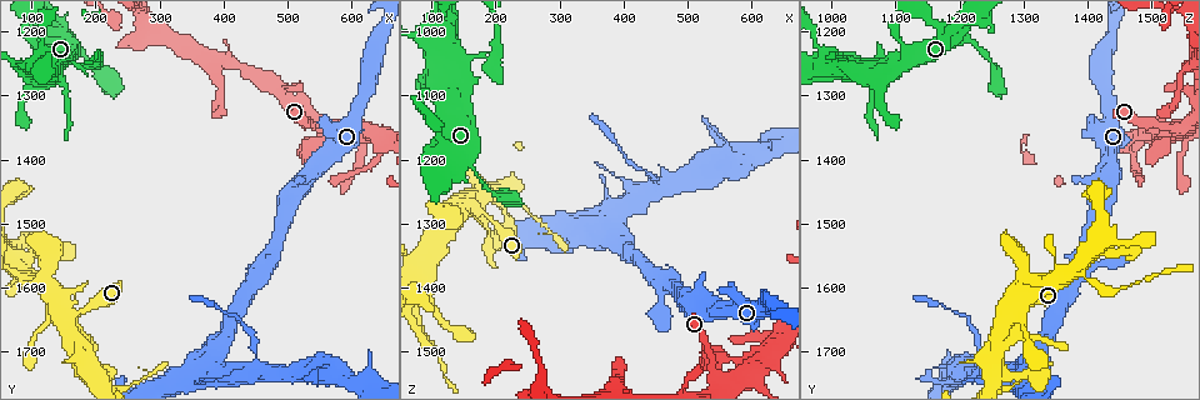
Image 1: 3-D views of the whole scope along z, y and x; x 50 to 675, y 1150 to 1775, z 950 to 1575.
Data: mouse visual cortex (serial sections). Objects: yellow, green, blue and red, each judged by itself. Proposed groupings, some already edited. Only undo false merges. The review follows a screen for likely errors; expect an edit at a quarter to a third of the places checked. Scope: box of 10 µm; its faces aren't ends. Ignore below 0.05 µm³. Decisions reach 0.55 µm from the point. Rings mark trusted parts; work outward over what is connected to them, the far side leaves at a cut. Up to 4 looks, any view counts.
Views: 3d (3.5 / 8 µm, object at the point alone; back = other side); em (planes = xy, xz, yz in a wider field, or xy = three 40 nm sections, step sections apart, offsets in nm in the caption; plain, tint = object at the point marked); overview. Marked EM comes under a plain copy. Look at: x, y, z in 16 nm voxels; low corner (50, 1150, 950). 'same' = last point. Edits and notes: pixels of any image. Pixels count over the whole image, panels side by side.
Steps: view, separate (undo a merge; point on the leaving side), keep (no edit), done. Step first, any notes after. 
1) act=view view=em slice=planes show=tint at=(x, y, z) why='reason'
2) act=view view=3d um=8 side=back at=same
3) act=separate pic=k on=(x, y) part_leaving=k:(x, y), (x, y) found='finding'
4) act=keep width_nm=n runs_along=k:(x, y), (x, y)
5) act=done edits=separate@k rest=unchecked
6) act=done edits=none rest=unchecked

act=view view=em slice=xy step=2 show=tint at=(185, 1260, 1040) why='sharp bend'

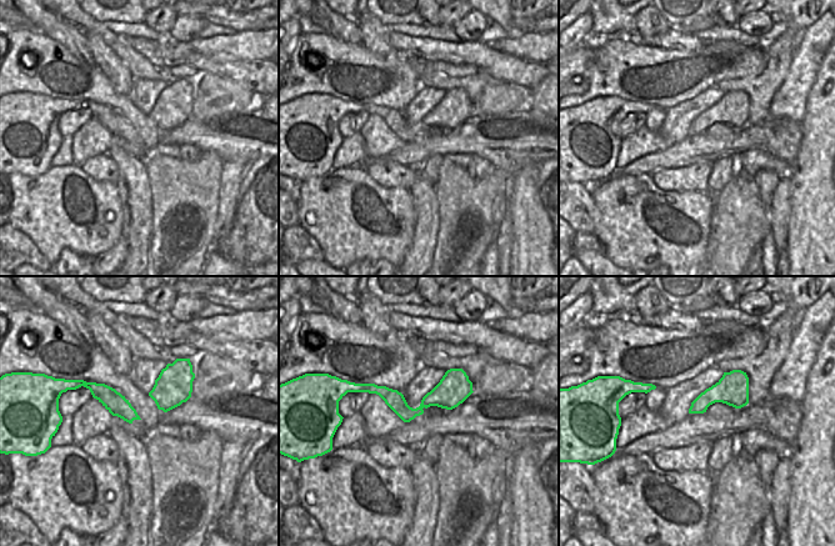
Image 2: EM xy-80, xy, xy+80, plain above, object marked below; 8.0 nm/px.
act=view view=3d um=3.5 at=same

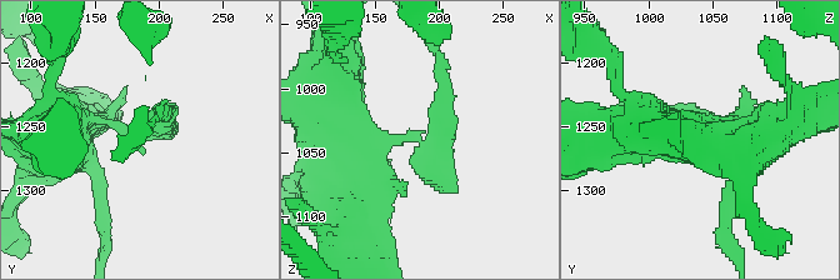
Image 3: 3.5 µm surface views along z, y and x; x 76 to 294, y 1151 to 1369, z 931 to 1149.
act=keep runs_along=3:(353, 170), (399, 138), (440, 135), (444, 84) found='one cell here'

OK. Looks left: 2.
act=view view=3d um=3.5 at=(160, 1645, 1270) why='a narrow waist'

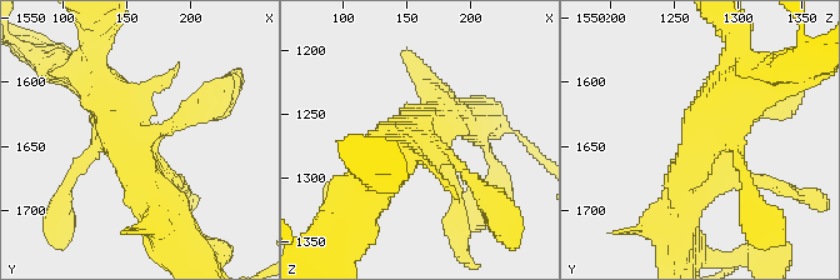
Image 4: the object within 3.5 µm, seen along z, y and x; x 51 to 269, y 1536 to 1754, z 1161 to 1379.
act=view view=em slice=xy step=3 show=tint at=(164, 1644, 1272) arms=4 arm_widths_nm=200,200,450,500 why='shape alone is not enough'

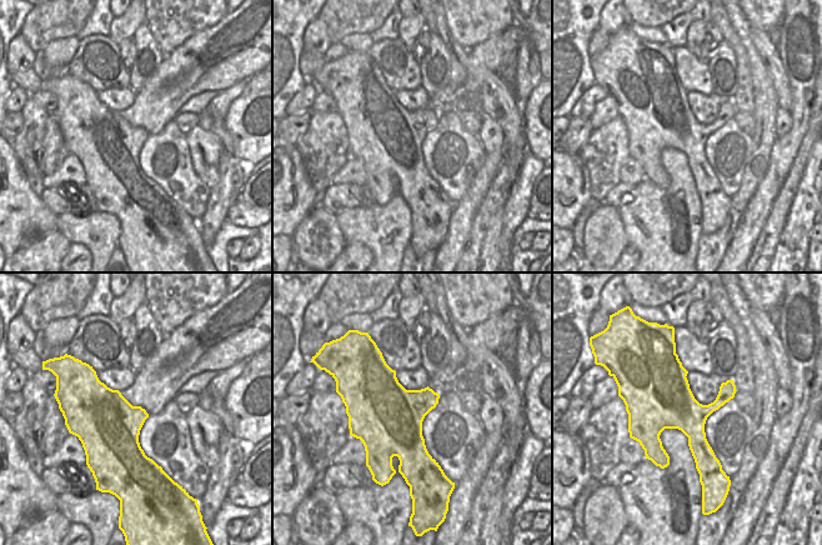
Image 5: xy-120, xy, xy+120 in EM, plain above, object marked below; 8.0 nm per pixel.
act=keep runs_along=4:(200, 106), (139, 138), (96, 80) found='continuous, no second cell'

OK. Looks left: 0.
act=done edits=none rest=unchecked

